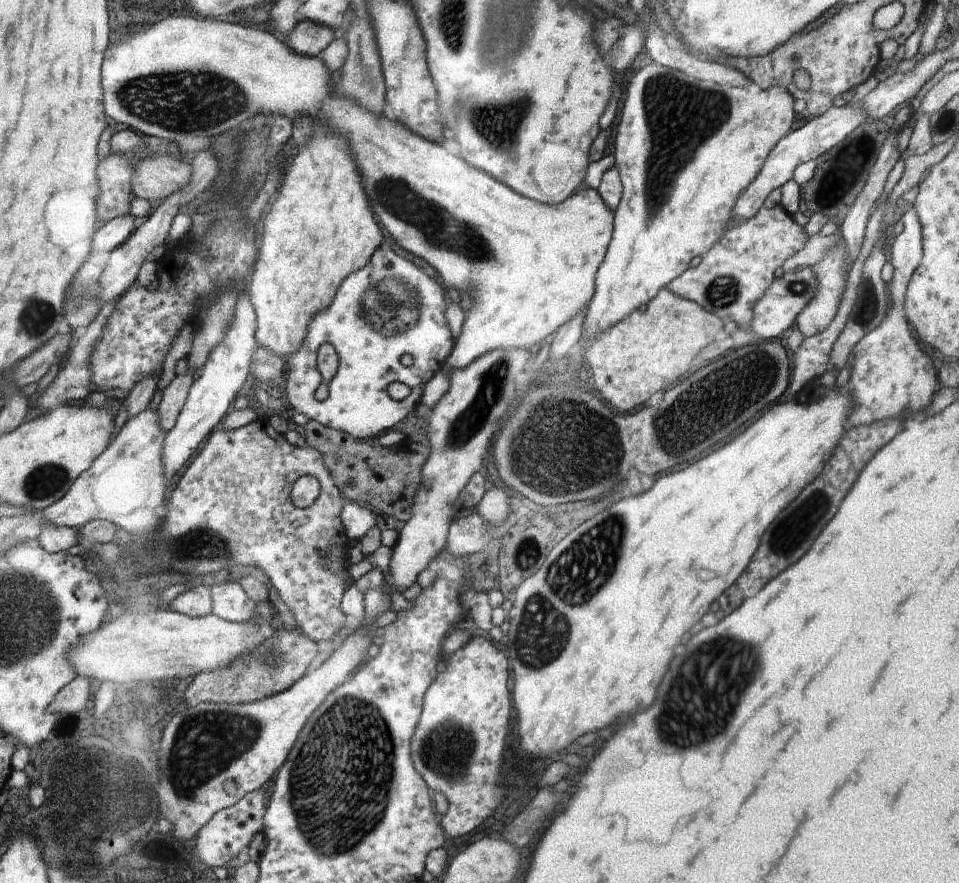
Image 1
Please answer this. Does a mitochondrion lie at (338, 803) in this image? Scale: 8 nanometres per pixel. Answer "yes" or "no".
yes

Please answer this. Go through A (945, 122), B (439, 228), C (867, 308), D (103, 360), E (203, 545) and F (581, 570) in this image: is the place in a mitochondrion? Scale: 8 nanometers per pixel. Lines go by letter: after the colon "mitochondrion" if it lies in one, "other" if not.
A: mitochondrion
B: mitochondrion
C: mitochondrion
D: other
E: mitochondrion
F: mitochondrion

